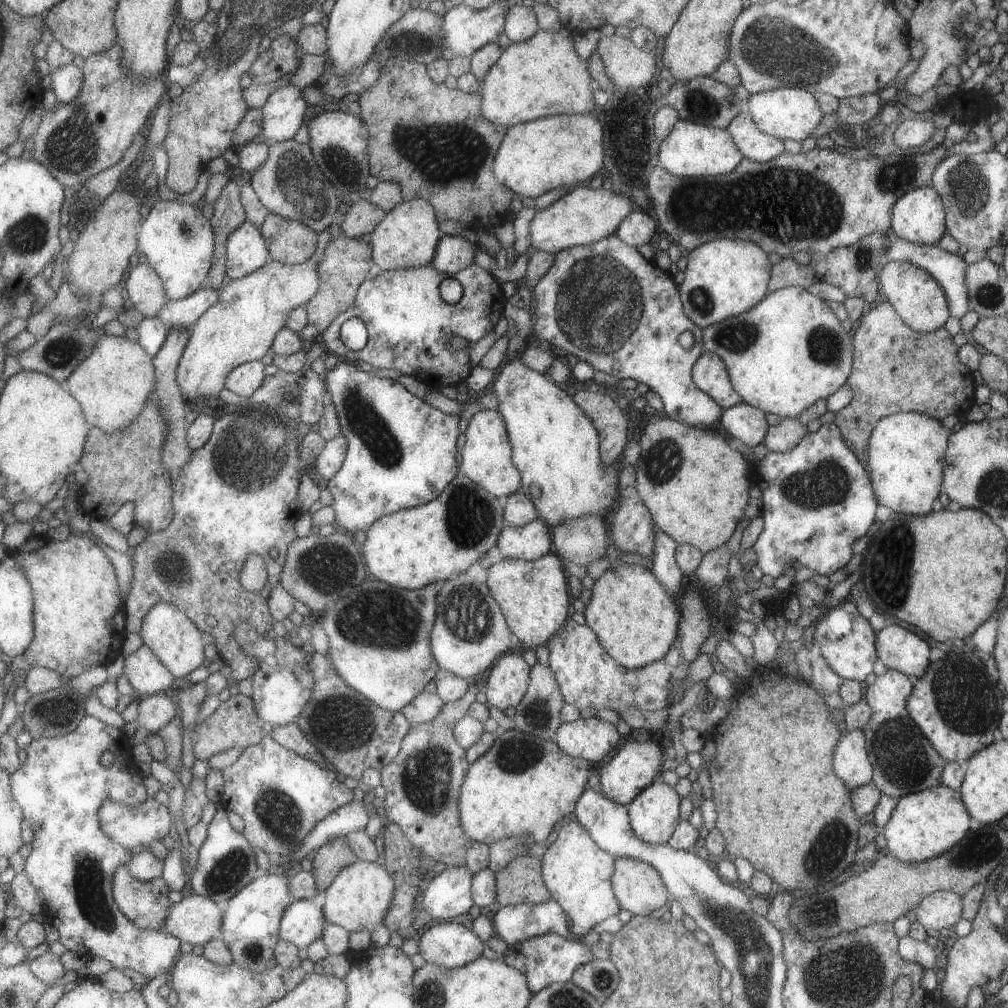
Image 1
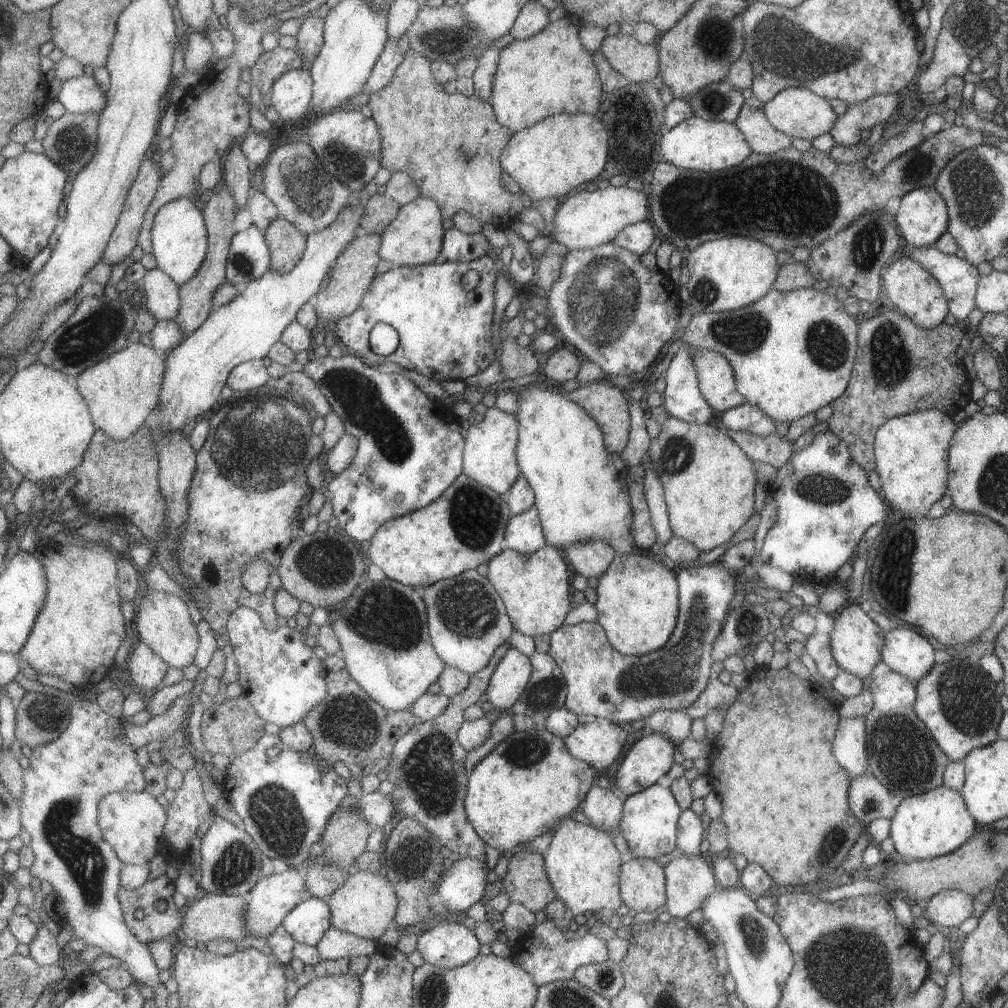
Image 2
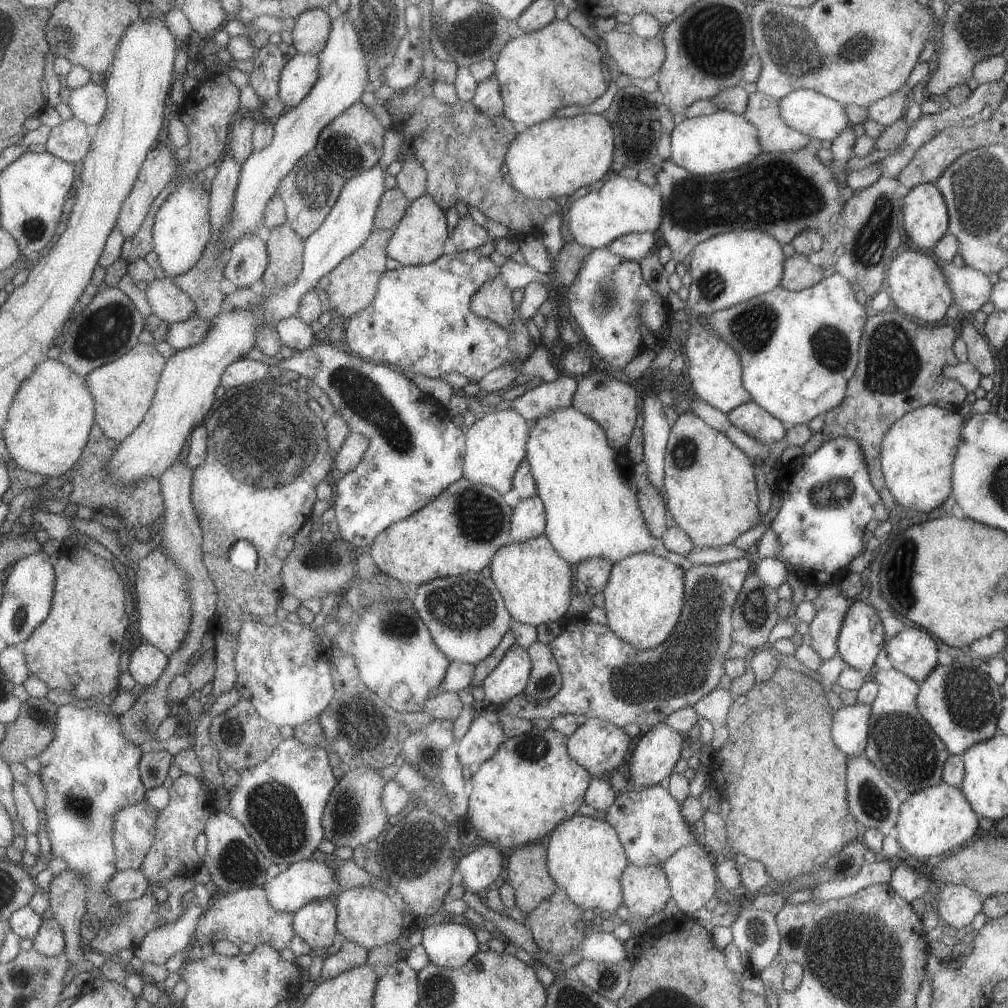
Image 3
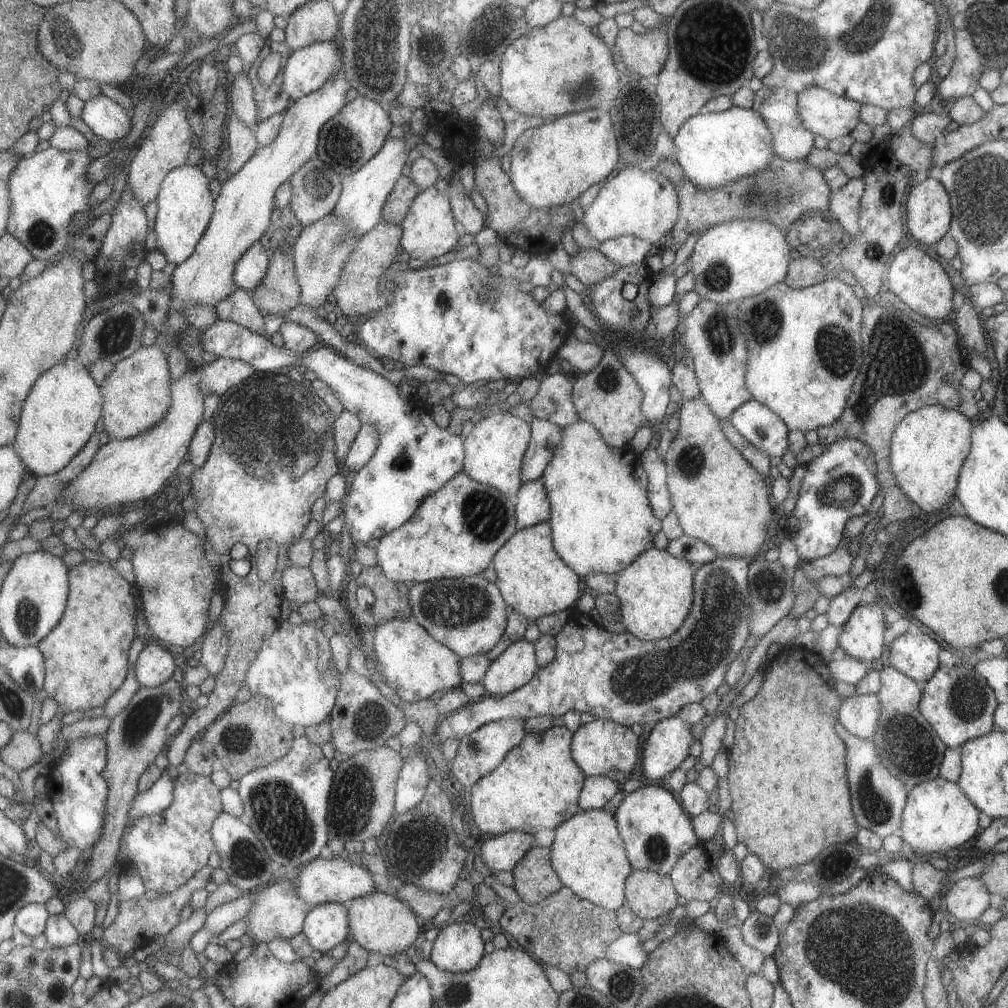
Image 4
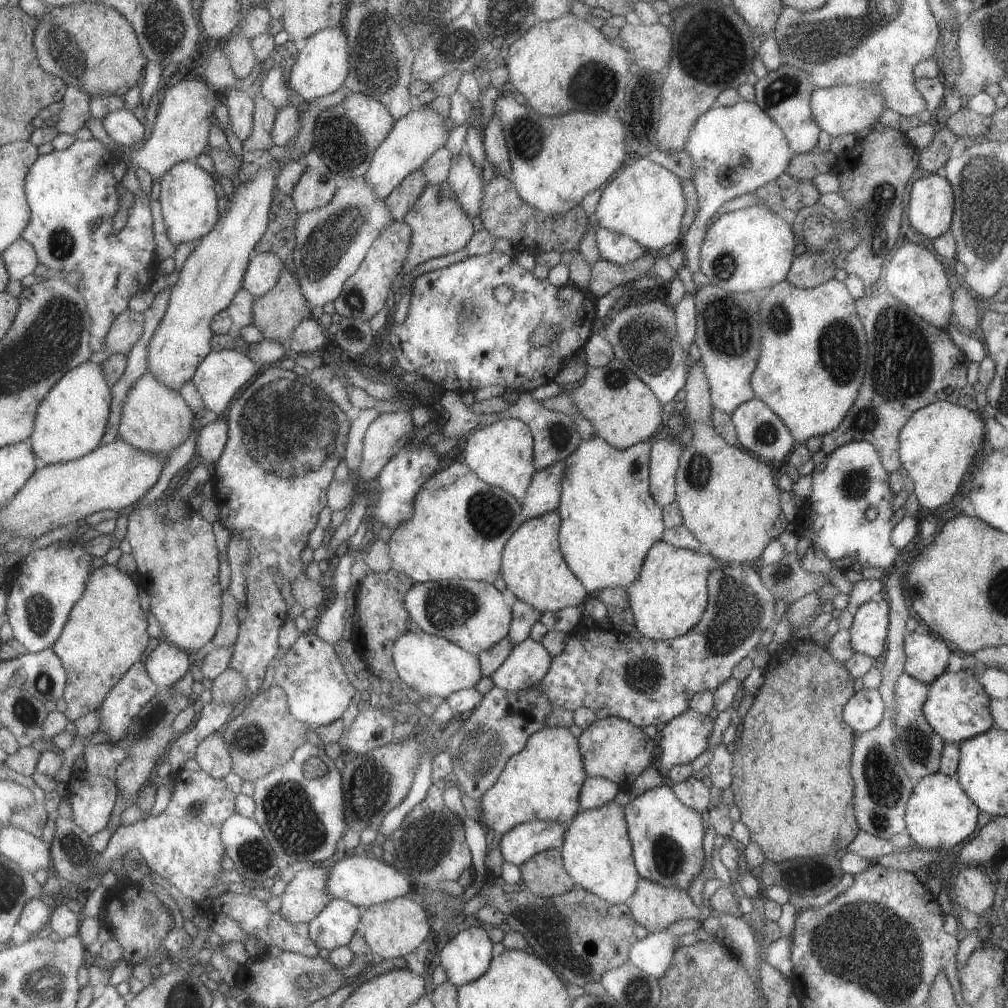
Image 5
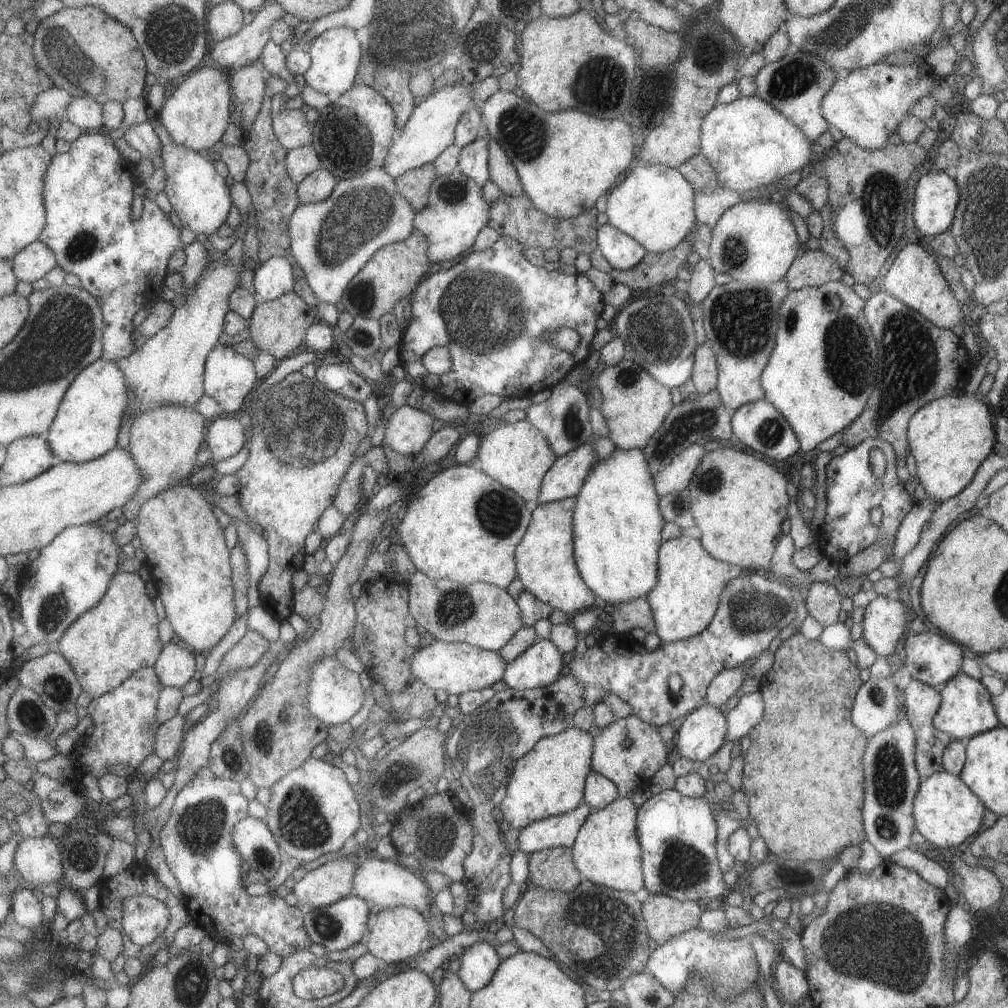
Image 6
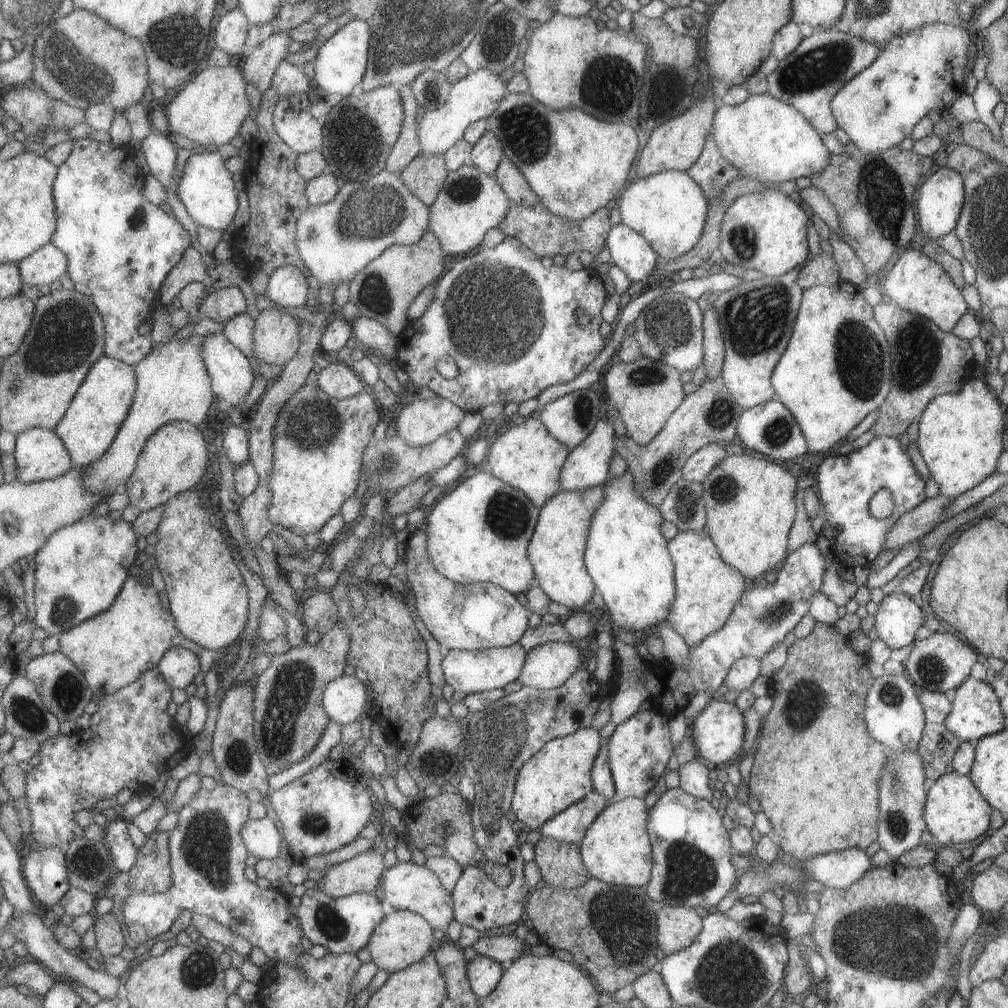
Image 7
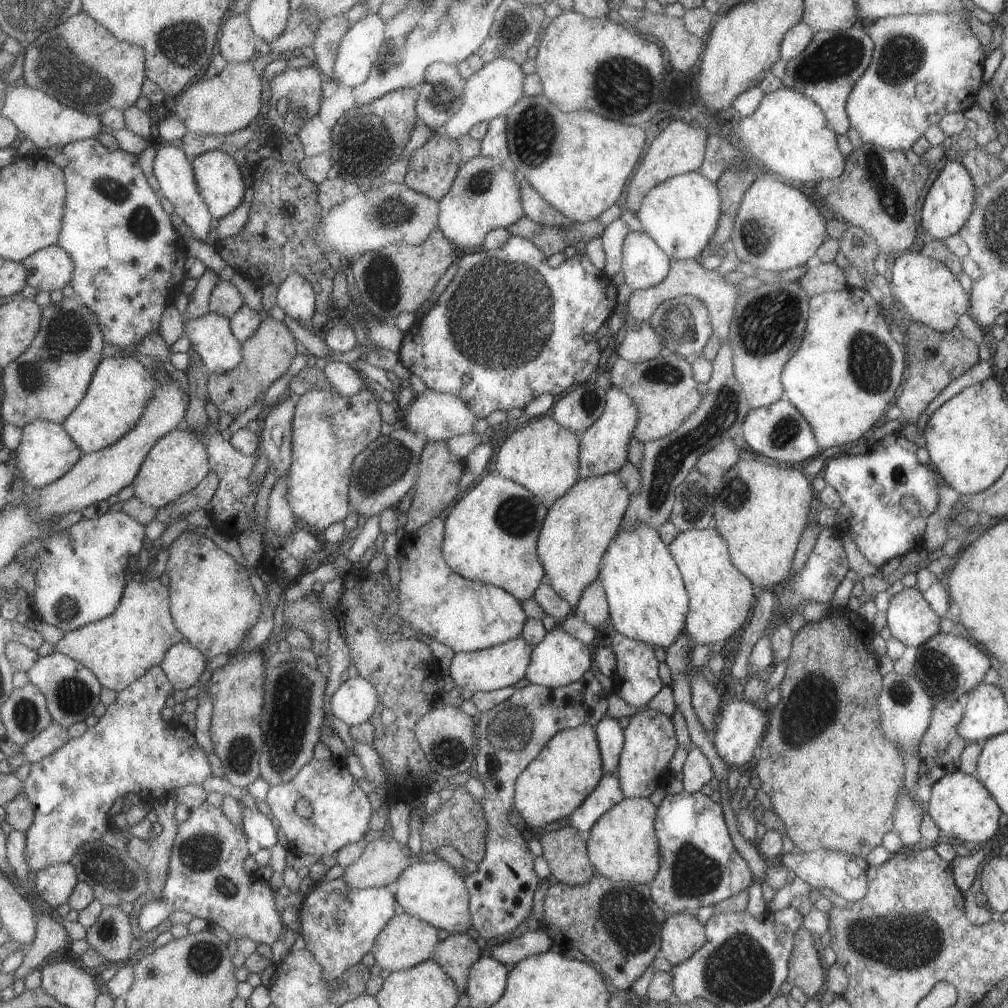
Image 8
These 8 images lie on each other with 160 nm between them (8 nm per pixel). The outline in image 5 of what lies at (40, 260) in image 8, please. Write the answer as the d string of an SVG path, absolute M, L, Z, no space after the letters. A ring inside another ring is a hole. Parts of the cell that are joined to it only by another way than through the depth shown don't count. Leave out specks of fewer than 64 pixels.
M23 237L16 240L2 255L12 280L27 278L41 263L35 246Z

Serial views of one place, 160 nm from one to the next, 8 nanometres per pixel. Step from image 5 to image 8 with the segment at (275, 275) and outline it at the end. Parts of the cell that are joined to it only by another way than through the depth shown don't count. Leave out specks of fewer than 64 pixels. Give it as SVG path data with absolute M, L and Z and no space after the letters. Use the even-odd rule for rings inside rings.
M293 273L279 287L278 306L298 323L311 323L313 308L313 284L299 273Z

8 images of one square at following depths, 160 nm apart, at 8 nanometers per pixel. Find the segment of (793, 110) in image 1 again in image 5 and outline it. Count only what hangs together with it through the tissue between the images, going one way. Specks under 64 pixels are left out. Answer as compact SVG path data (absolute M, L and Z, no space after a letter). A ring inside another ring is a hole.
M853 83L834 87L817 87L811 93L810 111L817 126L835 137L838 134L854 134L856 137L873 132L871 126L878 121L885 103L879 91L865 83Z

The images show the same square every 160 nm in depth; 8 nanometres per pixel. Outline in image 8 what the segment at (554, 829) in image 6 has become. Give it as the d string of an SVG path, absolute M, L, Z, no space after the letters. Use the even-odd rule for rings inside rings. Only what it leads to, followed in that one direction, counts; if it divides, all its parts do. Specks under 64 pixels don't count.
M617 770L605 773L589 796L568 816L569 825L587 836L595 821L623 797Z

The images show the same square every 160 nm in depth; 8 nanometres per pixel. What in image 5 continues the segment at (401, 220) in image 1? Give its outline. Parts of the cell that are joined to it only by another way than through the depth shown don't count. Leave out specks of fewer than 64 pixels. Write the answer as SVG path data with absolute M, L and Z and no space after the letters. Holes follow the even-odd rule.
M447 180L439 184L428 184L409 212L403 215L402 220L411 231L410 245L405 258L409 268L415 268L430 258L464 249L477 227L477 222L462 209Z

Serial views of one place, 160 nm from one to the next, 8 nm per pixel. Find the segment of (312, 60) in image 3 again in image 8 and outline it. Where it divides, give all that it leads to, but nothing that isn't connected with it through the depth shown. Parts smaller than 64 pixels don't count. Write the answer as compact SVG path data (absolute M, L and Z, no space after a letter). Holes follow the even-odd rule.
M377 13L355 21L340 40L329 79L349 88L364 83L376 63L384 36L384 20Z

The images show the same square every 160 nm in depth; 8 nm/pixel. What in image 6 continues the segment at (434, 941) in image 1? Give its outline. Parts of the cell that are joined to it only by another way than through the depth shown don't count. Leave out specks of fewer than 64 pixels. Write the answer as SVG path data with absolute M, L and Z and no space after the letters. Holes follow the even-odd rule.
M481 941L467 947L459 958L461 962L457 974L467 990L471 992L483 988L499 966L499 958L495 949Z

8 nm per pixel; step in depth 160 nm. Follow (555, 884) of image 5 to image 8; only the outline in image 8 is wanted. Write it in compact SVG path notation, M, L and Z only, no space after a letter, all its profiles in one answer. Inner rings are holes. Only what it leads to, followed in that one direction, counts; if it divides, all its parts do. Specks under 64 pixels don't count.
M571 825L546 832L538 840L550 874L559 883L577 886L595 875L586 853L586 839Z

